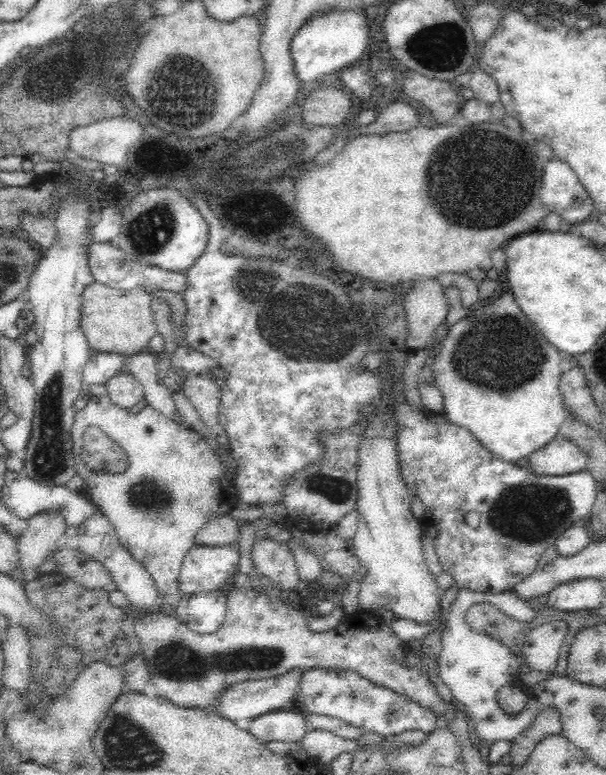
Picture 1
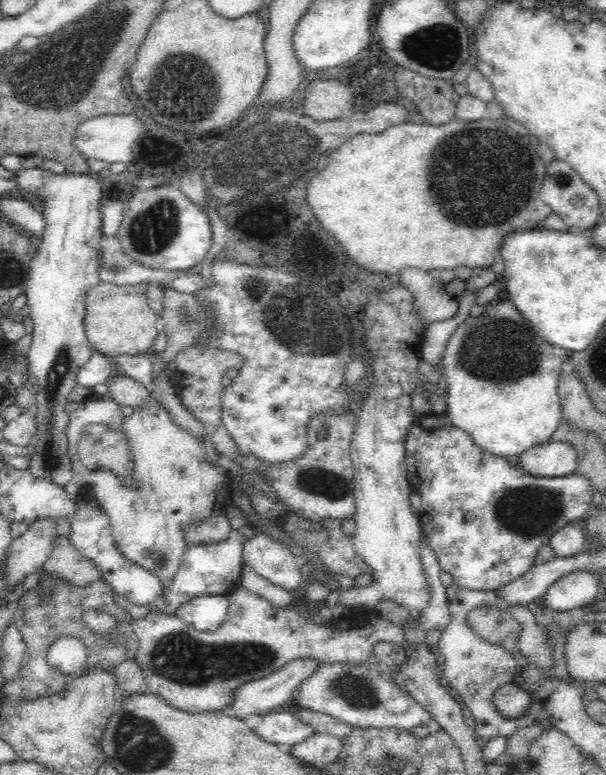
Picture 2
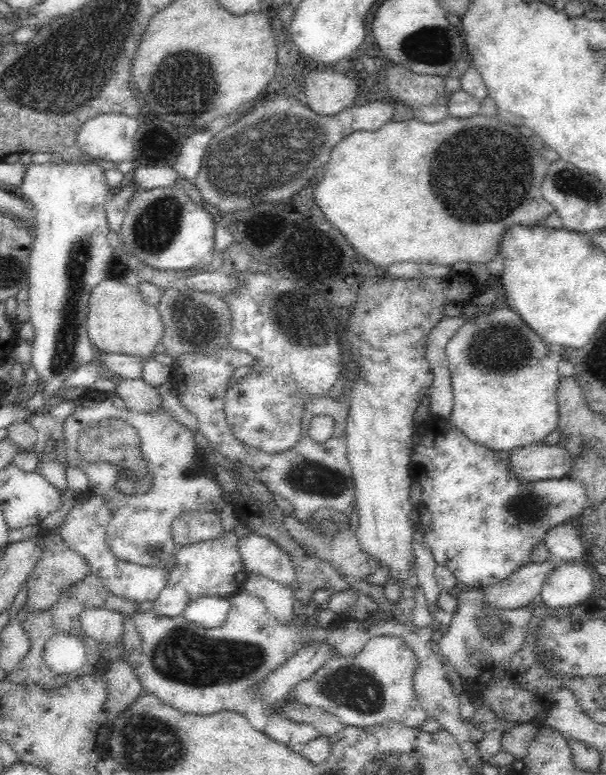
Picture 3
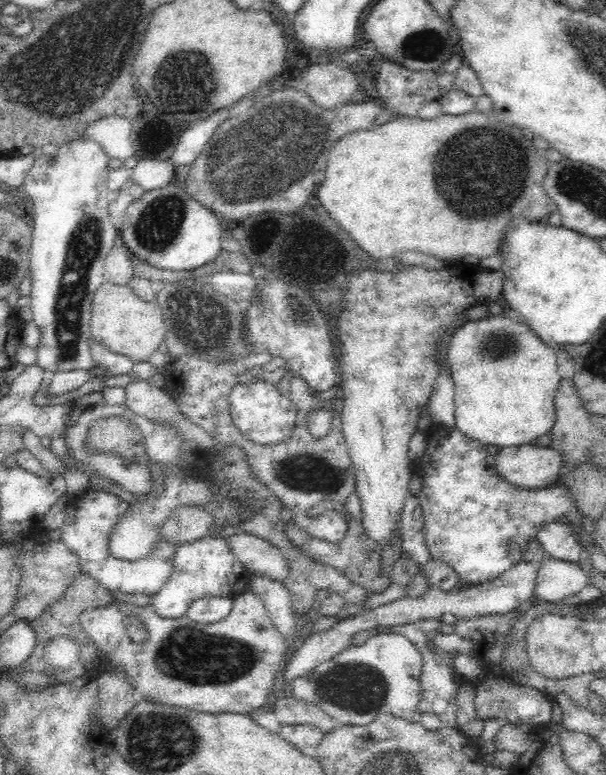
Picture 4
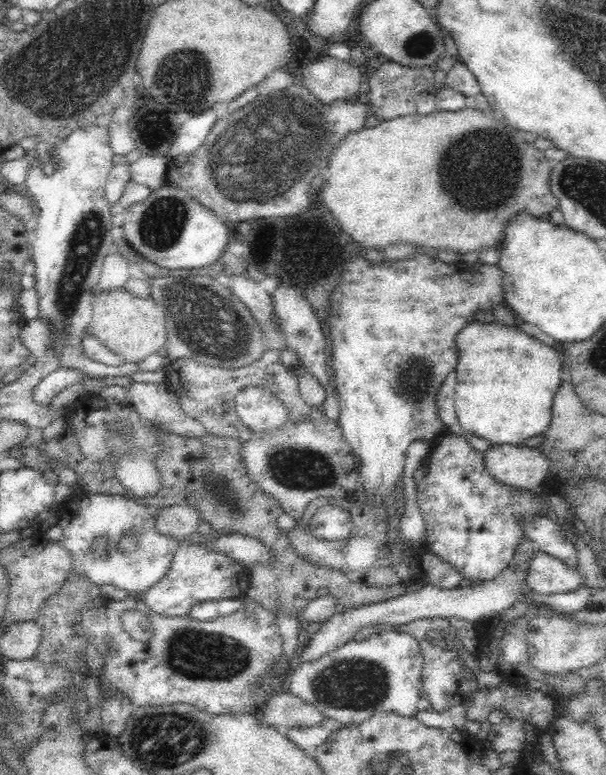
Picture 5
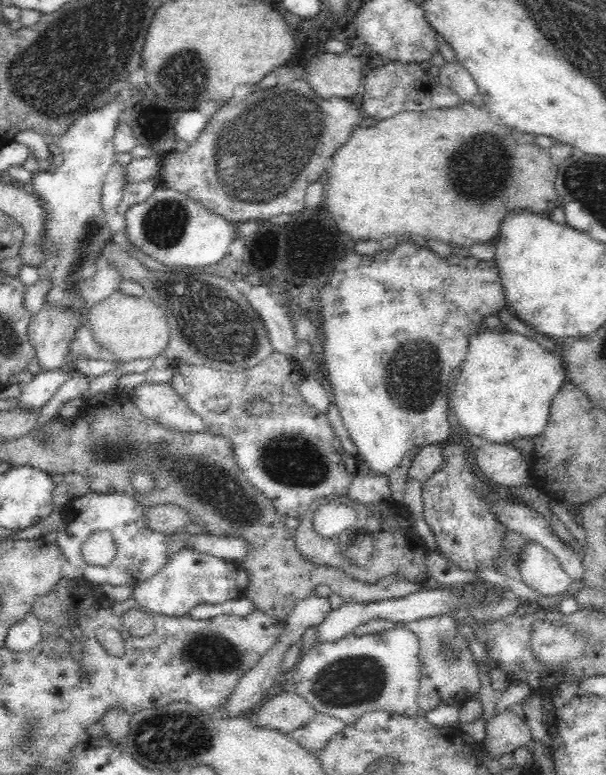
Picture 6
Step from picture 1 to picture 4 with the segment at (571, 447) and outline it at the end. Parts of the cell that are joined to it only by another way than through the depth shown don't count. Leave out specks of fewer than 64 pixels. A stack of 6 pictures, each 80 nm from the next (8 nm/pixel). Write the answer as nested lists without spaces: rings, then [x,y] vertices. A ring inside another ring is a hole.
[[[534,442],[520,446],[504,447],[495,455],[496,469],[510,484],[522,488],[544,488],[558,482],[564,474],[564,457],[550,446],[538,446]]]

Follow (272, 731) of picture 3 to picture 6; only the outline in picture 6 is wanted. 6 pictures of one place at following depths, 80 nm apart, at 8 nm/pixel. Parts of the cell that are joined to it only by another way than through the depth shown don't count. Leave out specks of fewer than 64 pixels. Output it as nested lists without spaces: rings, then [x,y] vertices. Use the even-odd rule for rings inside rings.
[[[318,713],[309,723],[295,728],[288,736],[302,748],[317,753],[344,726],[339,718]]]

